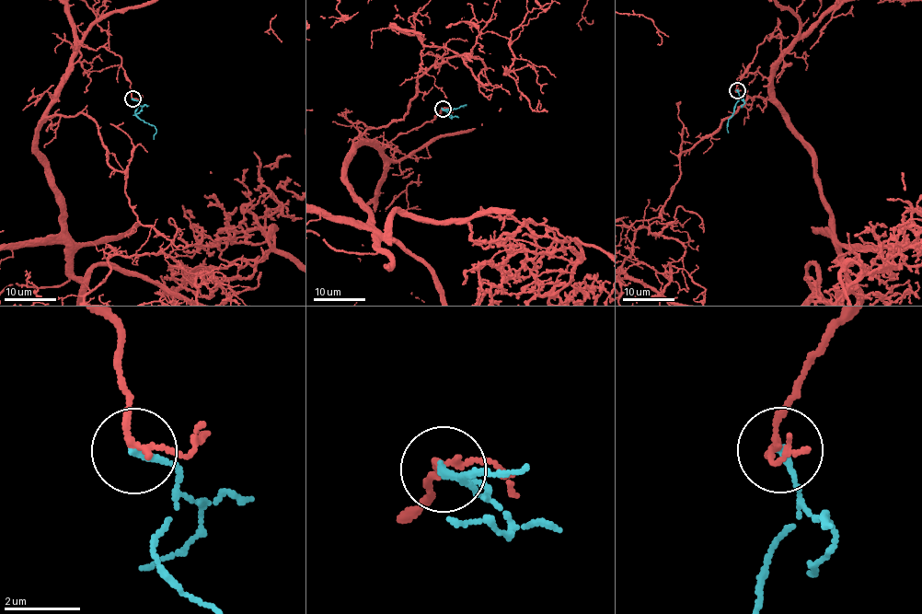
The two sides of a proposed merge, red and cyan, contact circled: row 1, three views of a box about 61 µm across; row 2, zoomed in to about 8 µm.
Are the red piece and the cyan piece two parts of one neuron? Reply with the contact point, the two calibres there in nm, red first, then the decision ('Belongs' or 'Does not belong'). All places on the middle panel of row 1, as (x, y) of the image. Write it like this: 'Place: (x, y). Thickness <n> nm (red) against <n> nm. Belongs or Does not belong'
Place: (443, 109). Thickness 150 nm (red) against 200 nm. Belongs

